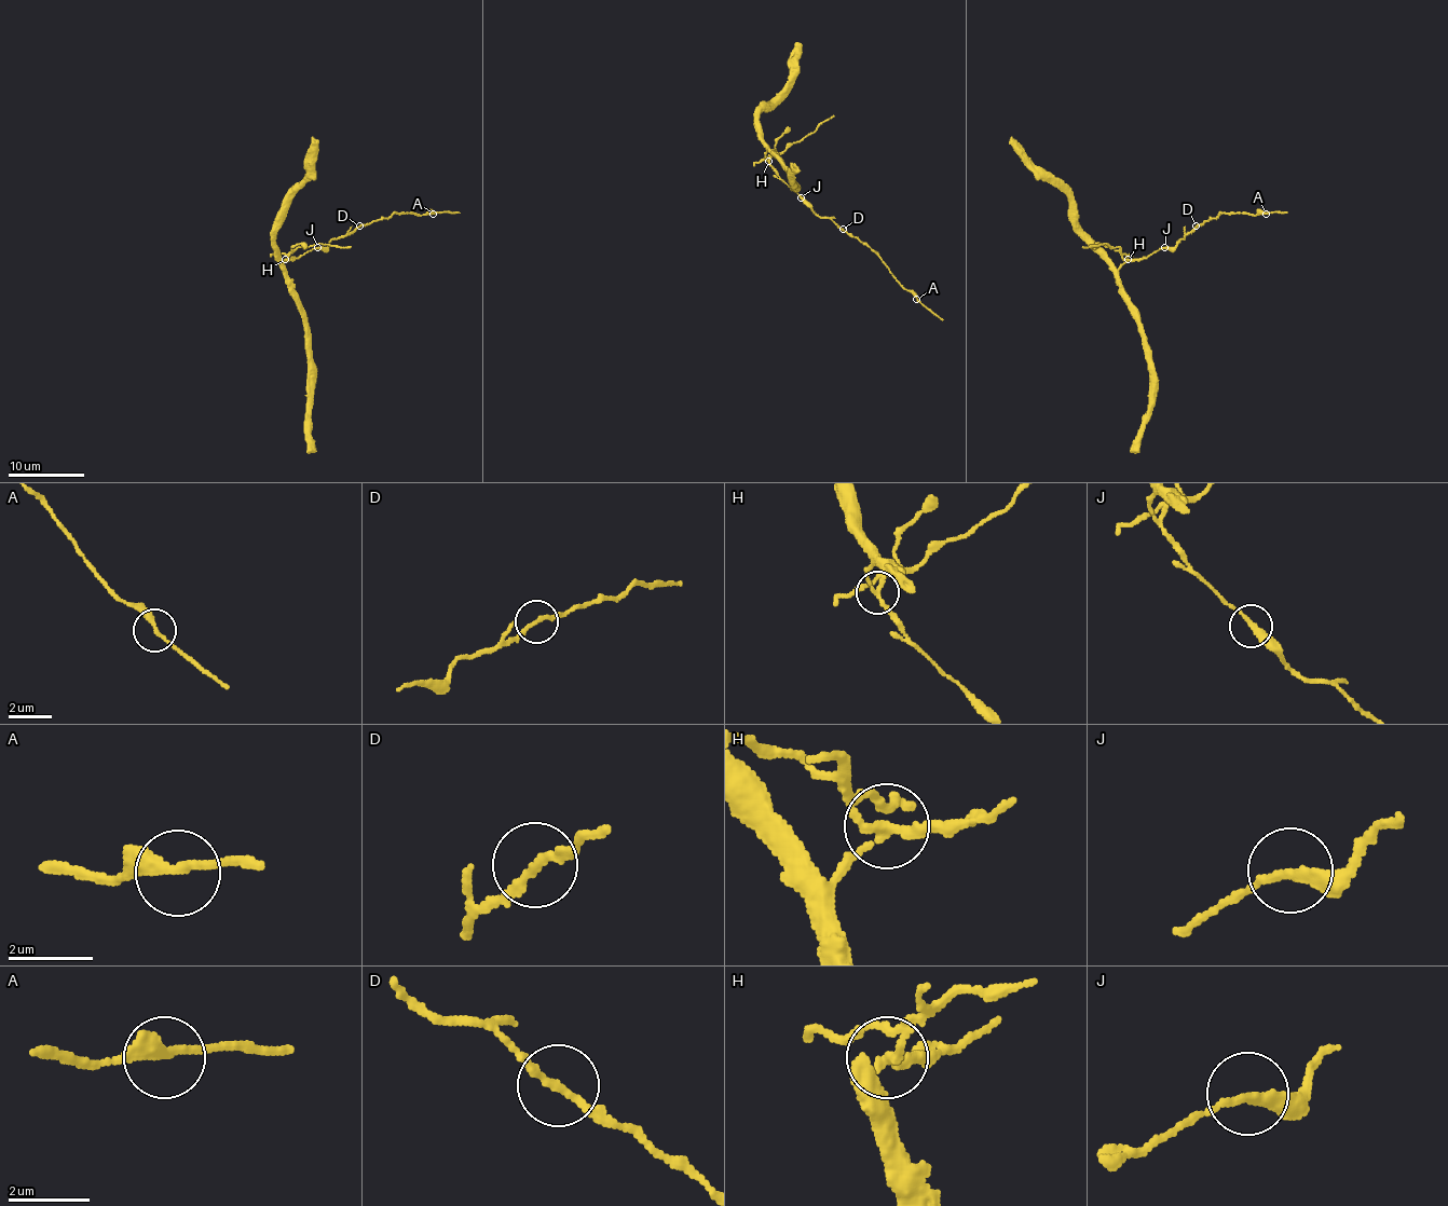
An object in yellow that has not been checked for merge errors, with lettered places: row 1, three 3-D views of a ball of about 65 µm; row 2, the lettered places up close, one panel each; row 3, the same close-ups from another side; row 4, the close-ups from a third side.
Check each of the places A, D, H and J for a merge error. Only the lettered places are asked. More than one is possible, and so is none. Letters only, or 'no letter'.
H

